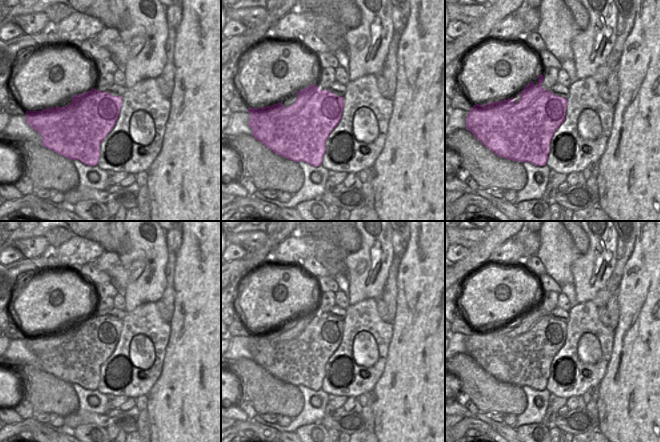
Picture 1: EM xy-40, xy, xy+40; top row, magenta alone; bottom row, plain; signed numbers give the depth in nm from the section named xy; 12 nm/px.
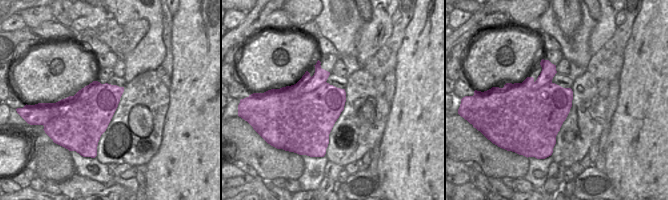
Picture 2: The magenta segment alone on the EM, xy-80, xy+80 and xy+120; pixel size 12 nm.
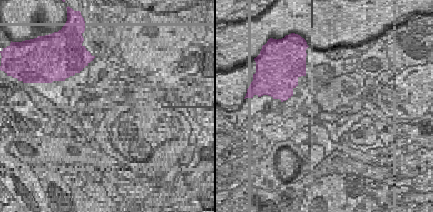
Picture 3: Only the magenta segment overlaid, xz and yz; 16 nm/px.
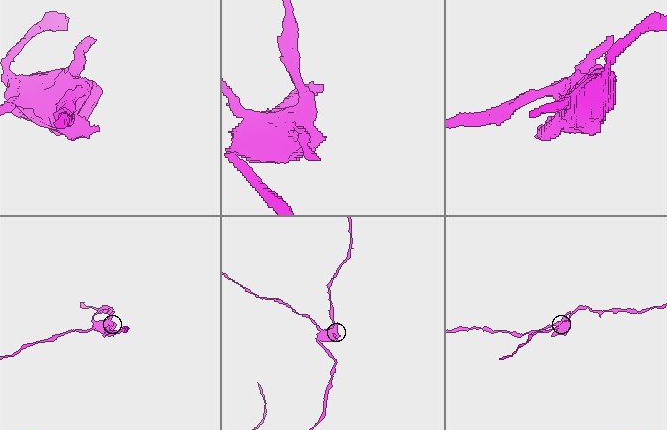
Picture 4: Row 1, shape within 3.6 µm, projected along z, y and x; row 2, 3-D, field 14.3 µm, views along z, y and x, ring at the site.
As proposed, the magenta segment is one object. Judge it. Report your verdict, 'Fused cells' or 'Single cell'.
Fused cells.

